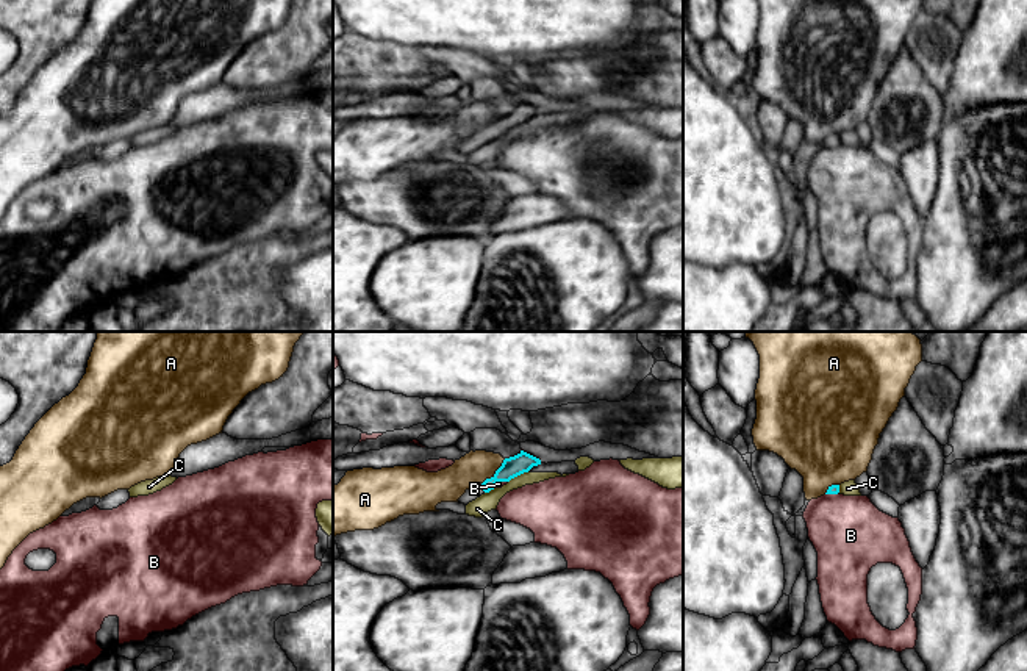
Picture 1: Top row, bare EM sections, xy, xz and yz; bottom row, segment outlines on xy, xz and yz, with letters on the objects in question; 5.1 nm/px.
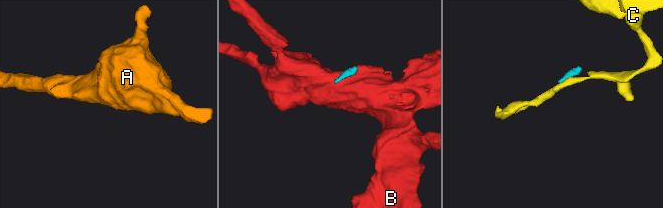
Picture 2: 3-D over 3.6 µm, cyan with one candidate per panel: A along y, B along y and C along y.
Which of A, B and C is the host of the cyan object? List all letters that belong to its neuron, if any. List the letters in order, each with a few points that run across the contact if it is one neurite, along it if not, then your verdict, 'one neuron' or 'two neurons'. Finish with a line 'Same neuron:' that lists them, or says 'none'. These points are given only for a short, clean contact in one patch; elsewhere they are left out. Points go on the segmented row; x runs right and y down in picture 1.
A: line xz (505, 459), (482, 484); two neurons
B: line xz (507, 480), (499, 480), (493, 487); two neurons
C: line xz (529, 470), (508, 482); two neurons
Same neuron: none

